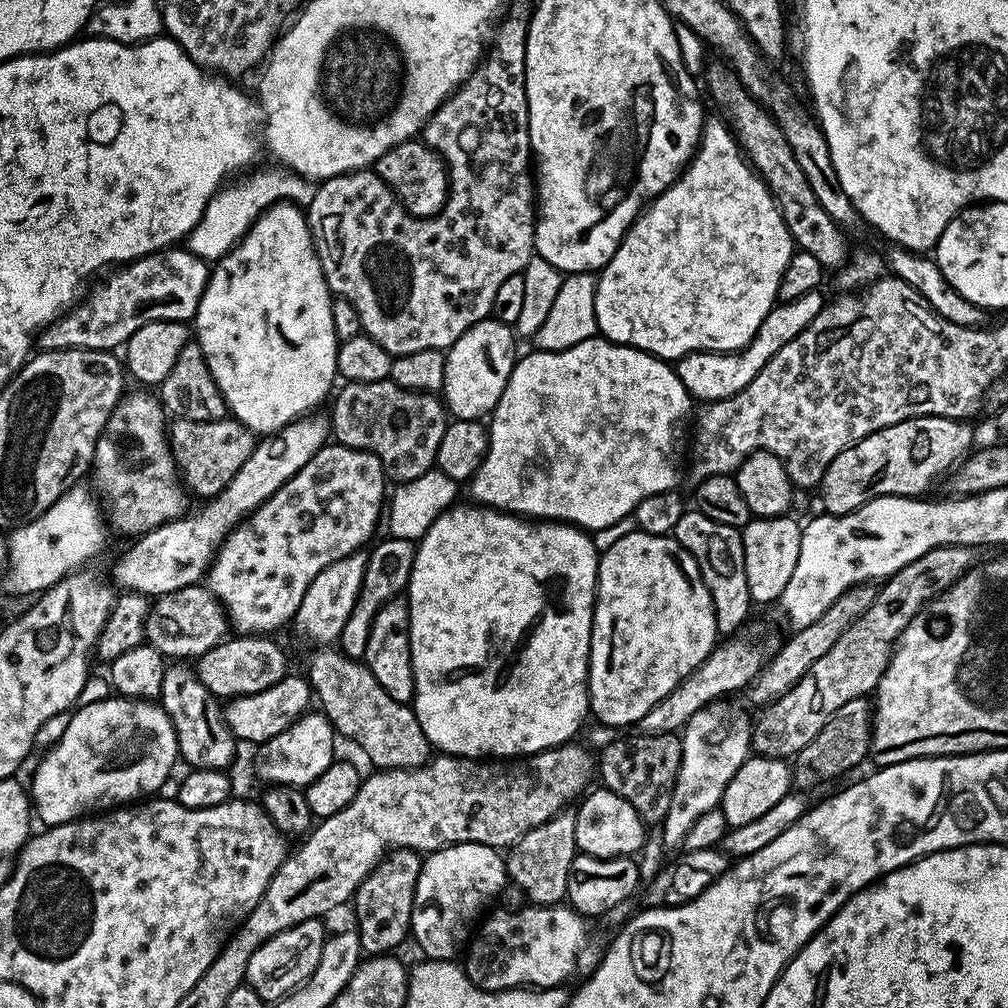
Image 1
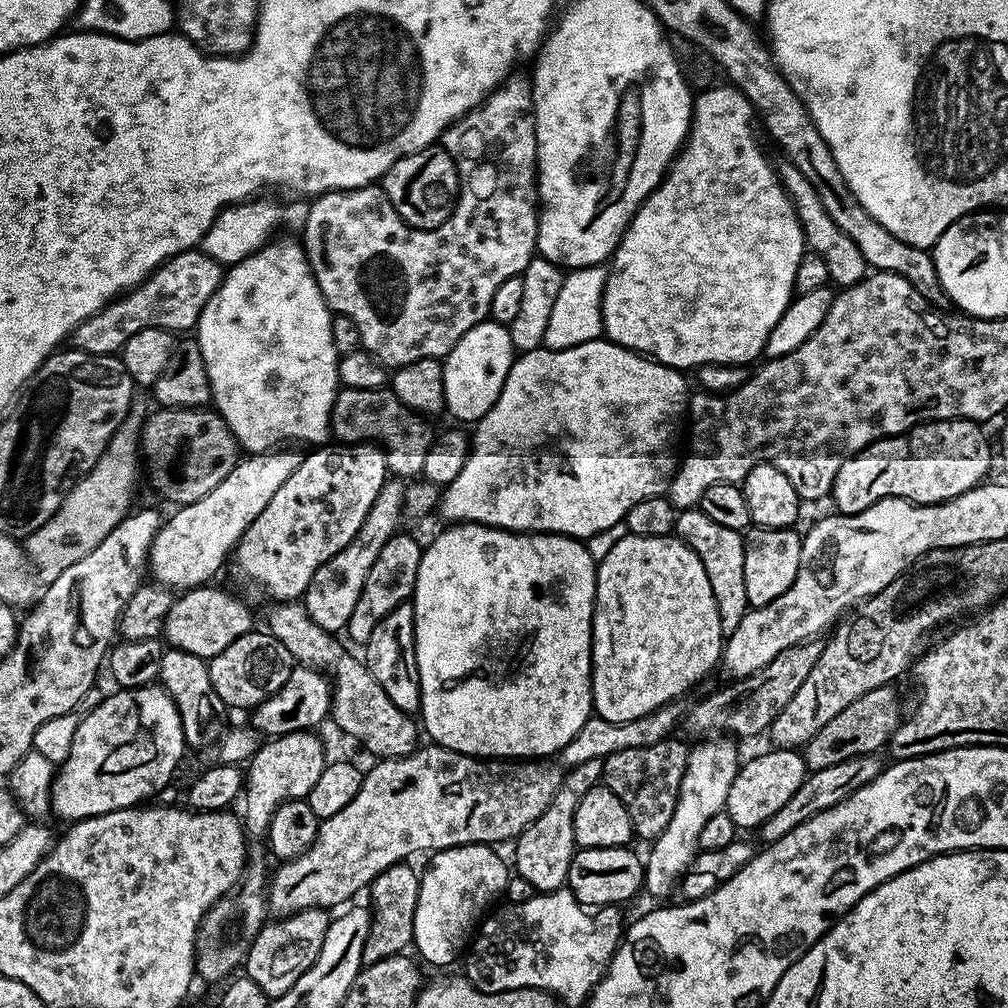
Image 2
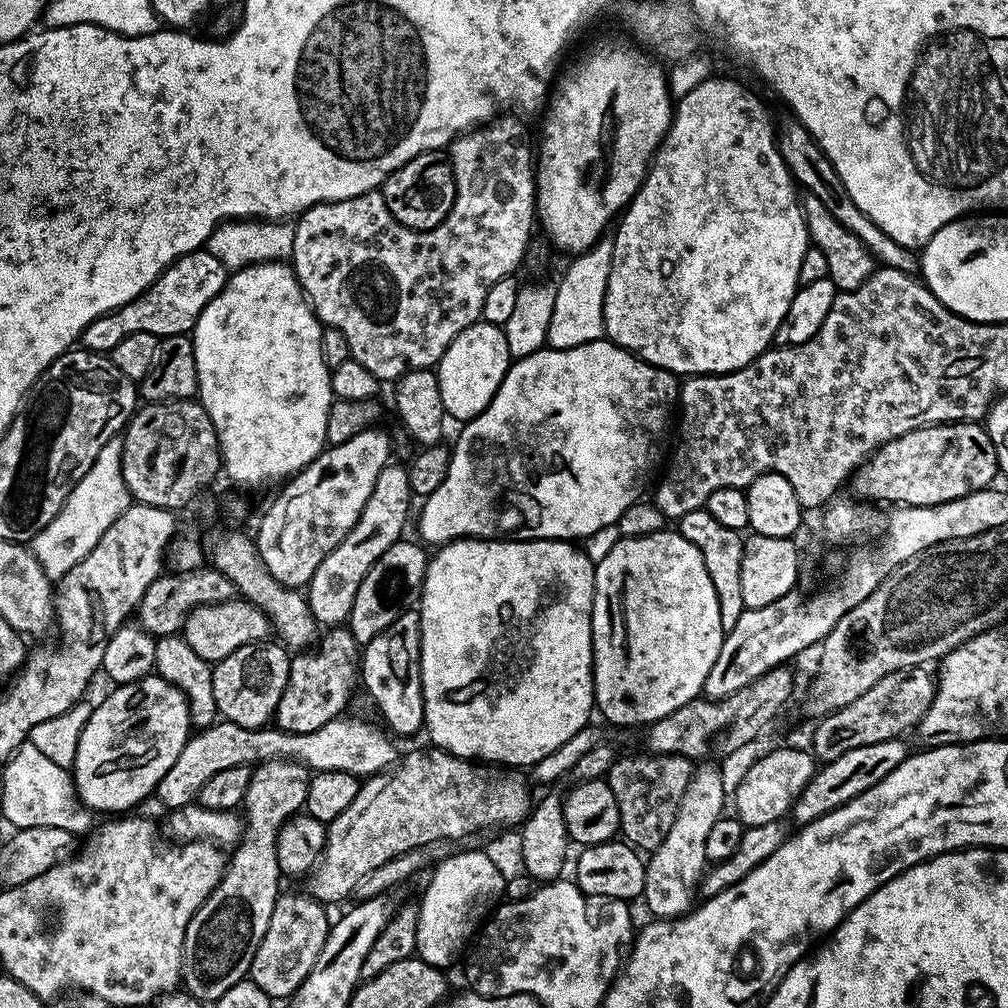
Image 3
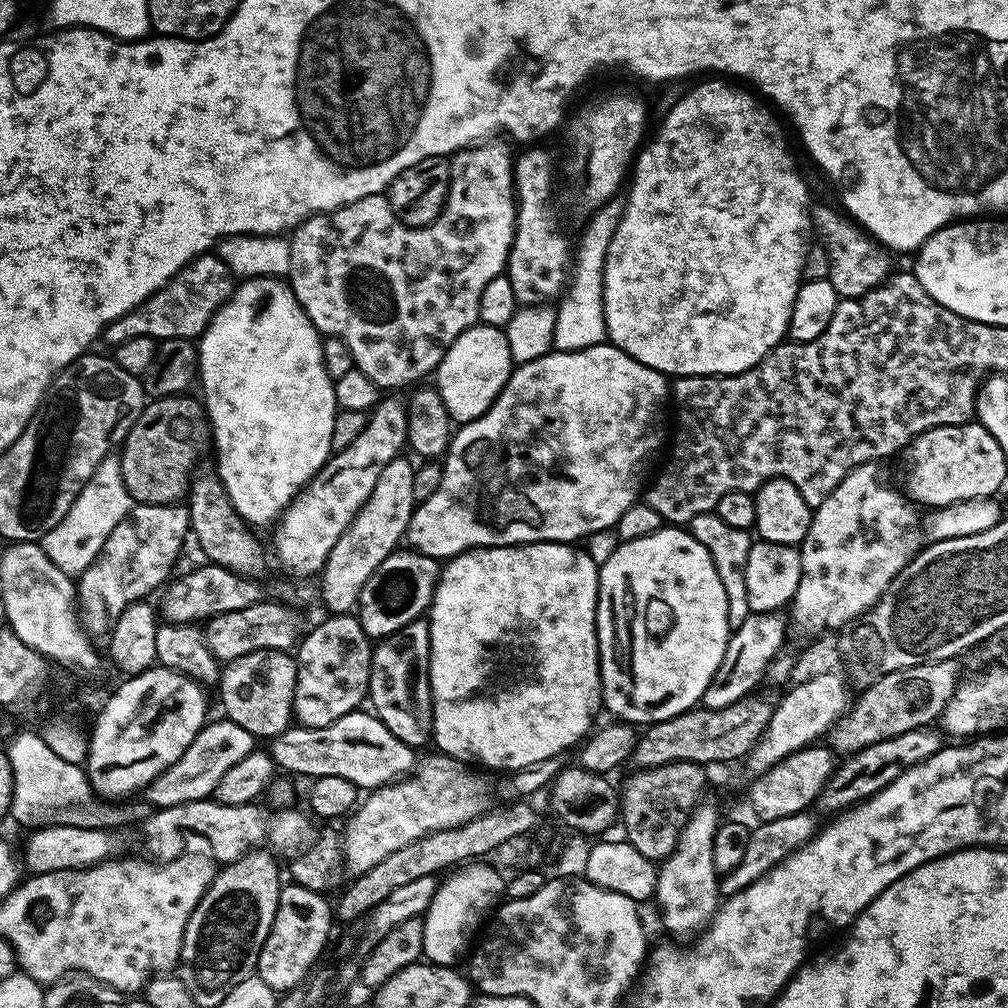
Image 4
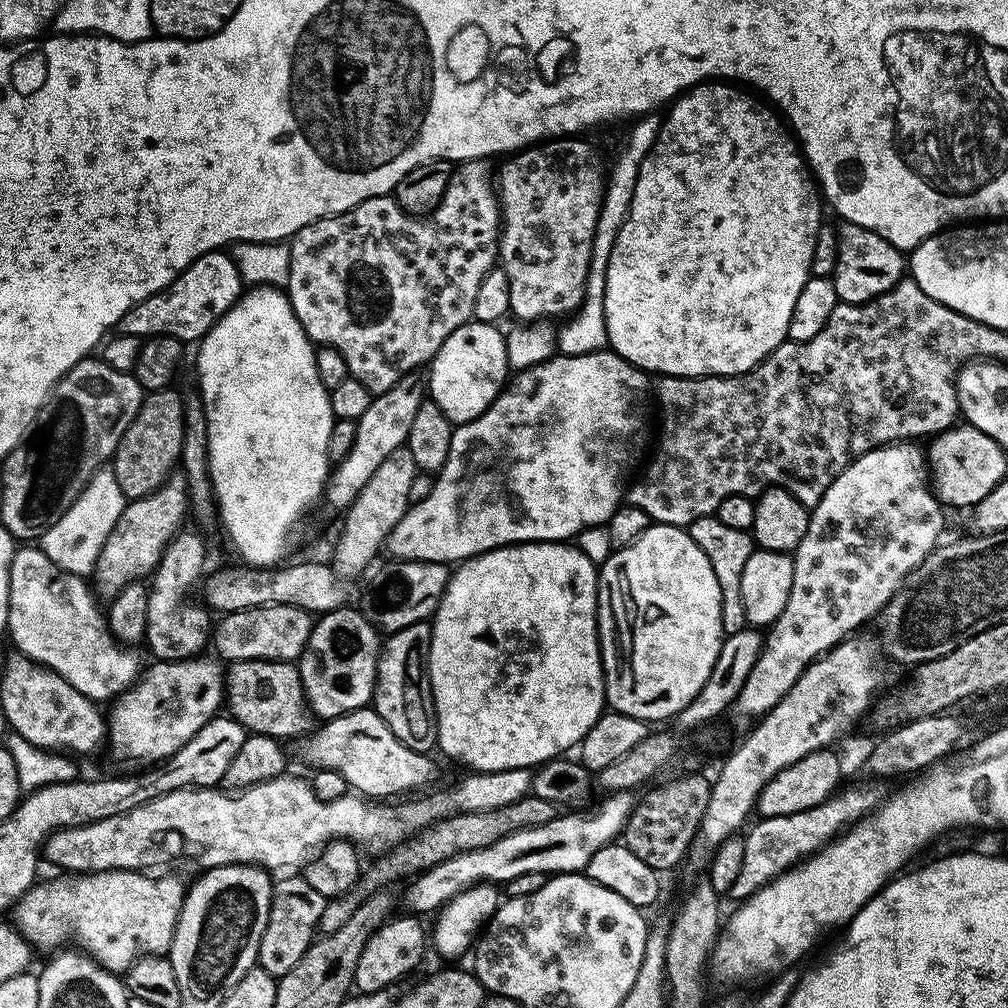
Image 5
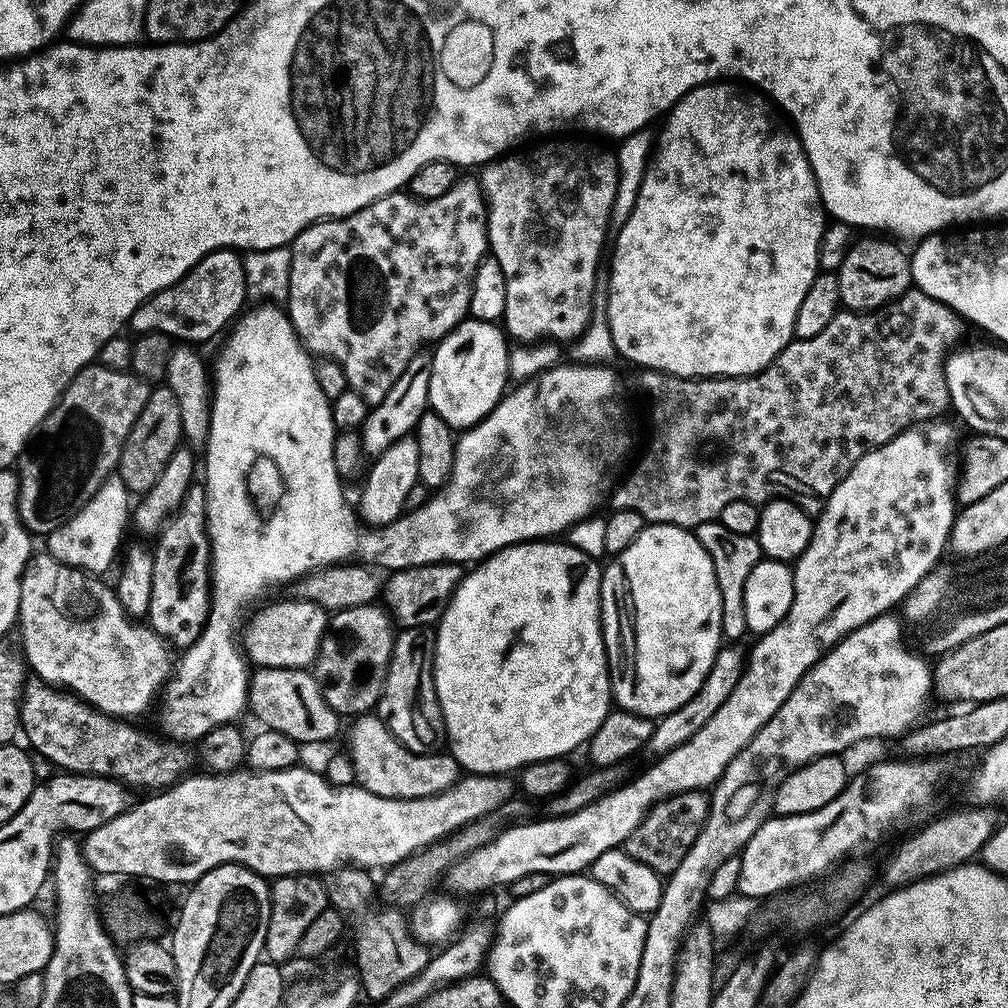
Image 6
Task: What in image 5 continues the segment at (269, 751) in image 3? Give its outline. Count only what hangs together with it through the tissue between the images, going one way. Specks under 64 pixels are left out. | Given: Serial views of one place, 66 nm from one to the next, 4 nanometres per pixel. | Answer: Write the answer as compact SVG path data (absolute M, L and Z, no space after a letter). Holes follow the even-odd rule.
M372 706L359 708L344 716L321 723L304 742L304 756L310 763L317 764L315 767L320 770L329 768L340 772L342 778L346 778L349 789L355 790L364 798L388 798L384 796L400 796L403 792L424 788L431 782L432 775L436 772L435 766L432 765L433 757L406 747L390 730L390 726L386 726L386 722L382 722L382 718ZM217 715L210 722L206 722L206 726L202 726L202 730L198 730L198 734L194 734L194 738L190 738L190 742L182 746L182 750L173 754L166 764L168 772L148 776L145 780L106 778L94 782L75 780L46 785L36 791L36 812L38 802L40 806L54 806L56 814L60 814L56 818L69 820L71 825L80 825L132 811L156 796L177 791L179 788L215 788L223 781L226 770L230 770L230 762L234 762L234 756L242 750L245 735L246 730L231 715Z

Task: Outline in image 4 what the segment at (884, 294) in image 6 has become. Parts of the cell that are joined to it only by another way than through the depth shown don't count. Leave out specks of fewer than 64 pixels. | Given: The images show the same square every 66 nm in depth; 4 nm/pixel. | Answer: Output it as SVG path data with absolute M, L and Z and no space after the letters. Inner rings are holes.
M820 204L817 208L815 205L810 212L812 232L818 243L826 250L826 254L830 254L828 281L832 283L841 298L854 300L858 296L864 296L870 290L879 288L888 279L893 271L891 260L893 257L882 250L881 245L863 228L853 223L847 215L837 212L828 204Z

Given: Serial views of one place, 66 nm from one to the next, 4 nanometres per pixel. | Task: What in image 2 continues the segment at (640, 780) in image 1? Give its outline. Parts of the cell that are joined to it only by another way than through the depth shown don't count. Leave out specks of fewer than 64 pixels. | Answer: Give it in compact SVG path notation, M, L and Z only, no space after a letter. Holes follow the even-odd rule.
M669 738L662 742L654 742L654 746L634 746L630 750L618 750L604 759L603 787L608 788L614 794L618 794L620 801L626 806L630 814L633 833L640 836L645 842L656 840L666 830L670 817L674 814L678 802L678 790L682 786L682 778L686 774L686 762L688 761L689 745L684 745L677 738Z

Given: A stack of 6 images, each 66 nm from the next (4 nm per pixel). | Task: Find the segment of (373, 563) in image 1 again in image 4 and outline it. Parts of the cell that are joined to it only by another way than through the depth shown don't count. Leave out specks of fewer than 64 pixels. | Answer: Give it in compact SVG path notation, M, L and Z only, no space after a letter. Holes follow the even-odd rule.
M411 550L391 552L366 578L358 601L358 615L362 630L373 641L379 642L384 637L402 630L410 622L421 619L432 606L432 595L436 583L440 581L441 565L429 556Z

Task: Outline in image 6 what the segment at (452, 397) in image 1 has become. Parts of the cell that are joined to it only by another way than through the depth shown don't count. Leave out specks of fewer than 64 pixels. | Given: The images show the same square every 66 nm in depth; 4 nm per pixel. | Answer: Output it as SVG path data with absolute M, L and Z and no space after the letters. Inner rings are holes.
M471 318L461 320L443 340L435 345L431 353L432 373L428 387L428 402L431 411L438 413L453 430L467 430L488 416L492 412L492 407L500 401L501 396L505 395L510 384L509 351L509 341L495 323Z

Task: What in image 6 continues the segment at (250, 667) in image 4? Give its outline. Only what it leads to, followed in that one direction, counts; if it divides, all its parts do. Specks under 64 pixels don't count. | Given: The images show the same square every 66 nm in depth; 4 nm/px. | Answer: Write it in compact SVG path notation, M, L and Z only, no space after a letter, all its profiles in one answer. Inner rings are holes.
M257 667L251 673L248 682L247 711L253 712L261 720L265 729L286 734L301 746L307 744L324 744L336 736L342 717L324 701L324 693L315 675L308 668L261 668Z

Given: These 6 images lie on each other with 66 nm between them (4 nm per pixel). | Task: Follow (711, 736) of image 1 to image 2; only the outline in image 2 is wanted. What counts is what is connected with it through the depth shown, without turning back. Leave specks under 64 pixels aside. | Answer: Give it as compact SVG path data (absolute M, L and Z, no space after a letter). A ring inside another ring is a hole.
M708 738L697 748L688 753L686 774L682 778L682 786L678 790L678 802L674 814L666 830L656 840L651 841L652 848L644 860L643 891L652 896L668 896L677 891L685 872L692 866L697 852L701 851L700 835L706 822L714 818L714 814L725 811L726 794L730 794L730 782L734 782L736 772L741 766L742 756L736 753L731 739Z

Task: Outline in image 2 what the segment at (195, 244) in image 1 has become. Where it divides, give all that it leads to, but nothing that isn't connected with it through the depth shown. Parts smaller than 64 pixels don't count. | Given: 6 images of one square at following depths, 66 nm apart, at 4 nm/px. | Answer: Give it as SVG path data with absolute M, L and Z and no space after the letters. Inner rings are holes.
M253 198L242 204L226 206L220 211L215 222L210 226L202 241L202 250L210 258L214 258L222 266L231 266L242 262L250 254L273 239L275 230L279 224L303 225L308 216L308 204L304 202L292 202L296 204L267 204L264 198Z

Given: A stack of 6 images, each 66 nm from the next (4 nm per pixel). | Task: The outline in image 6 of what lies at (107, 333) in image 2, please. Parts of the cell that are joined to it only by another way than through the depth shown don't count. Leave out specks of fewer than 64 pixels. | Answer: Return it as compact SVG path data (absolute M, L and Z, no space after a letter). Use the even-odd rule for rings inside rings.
M219 248L216 252L210 252L203 256L178 283L163 288L161 292L154 293L149 300L140 304L138 310L134 310L130 328L133 328L133 333L136 334L161 332L176 342L208 340L211 336L216 335L219 337L241 315L242 309L245 307L244 300L246 301L247 296L248 287L244 277L244 261L241 253L230 248Z

